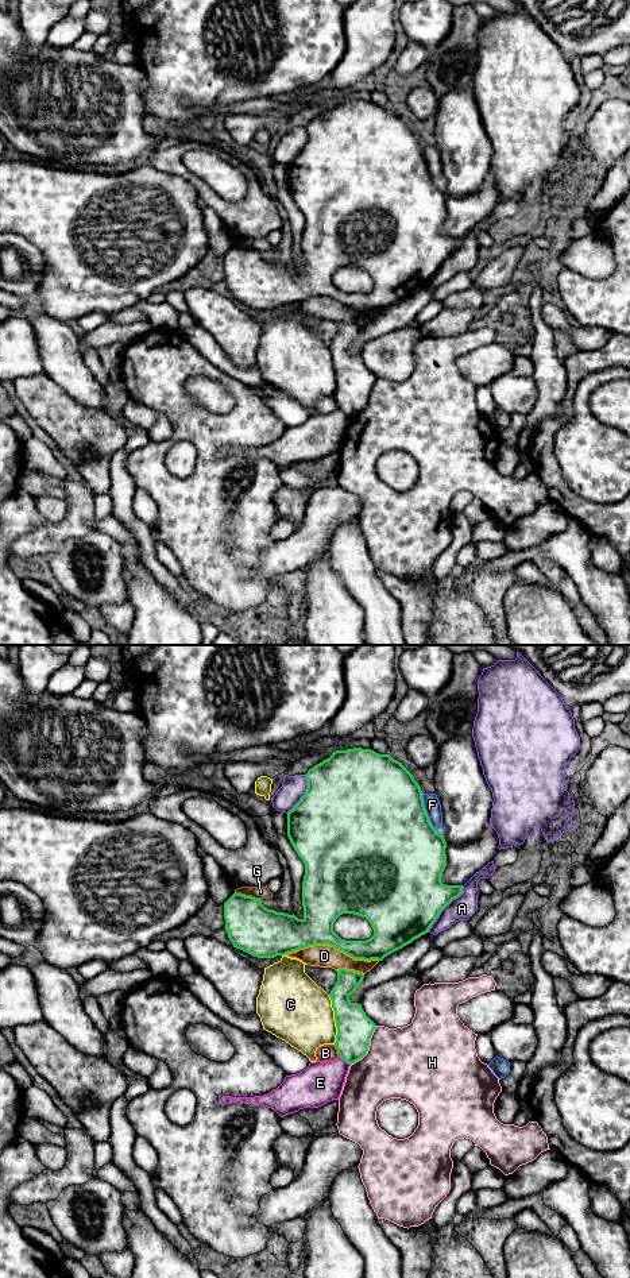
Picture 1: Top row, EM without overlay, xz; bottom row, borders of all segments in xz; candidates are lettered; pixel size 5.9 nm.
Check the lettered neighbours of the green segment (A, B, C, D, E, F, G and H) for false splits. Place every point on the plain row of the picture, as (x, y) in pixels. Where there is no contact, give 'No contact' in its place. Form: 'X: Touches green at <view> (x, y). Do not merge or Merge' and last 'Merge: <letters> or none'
A: Touches green at xz (444, 259). Do not merge
B: Touches green at xz (336, 401). Do not merge
C: Touches green at xz (335, 373). Do not merge
D: Touches green at xz (332, 297). Do not merge
E: Touches green at xz (344, 412). Do not merge
F: Touches green at xz (426, 168). Do not merge
G: Touches green at xz (248, 248). Do not merge
H: Touches green at xz (367, 400). Do not merge
Merge: none

